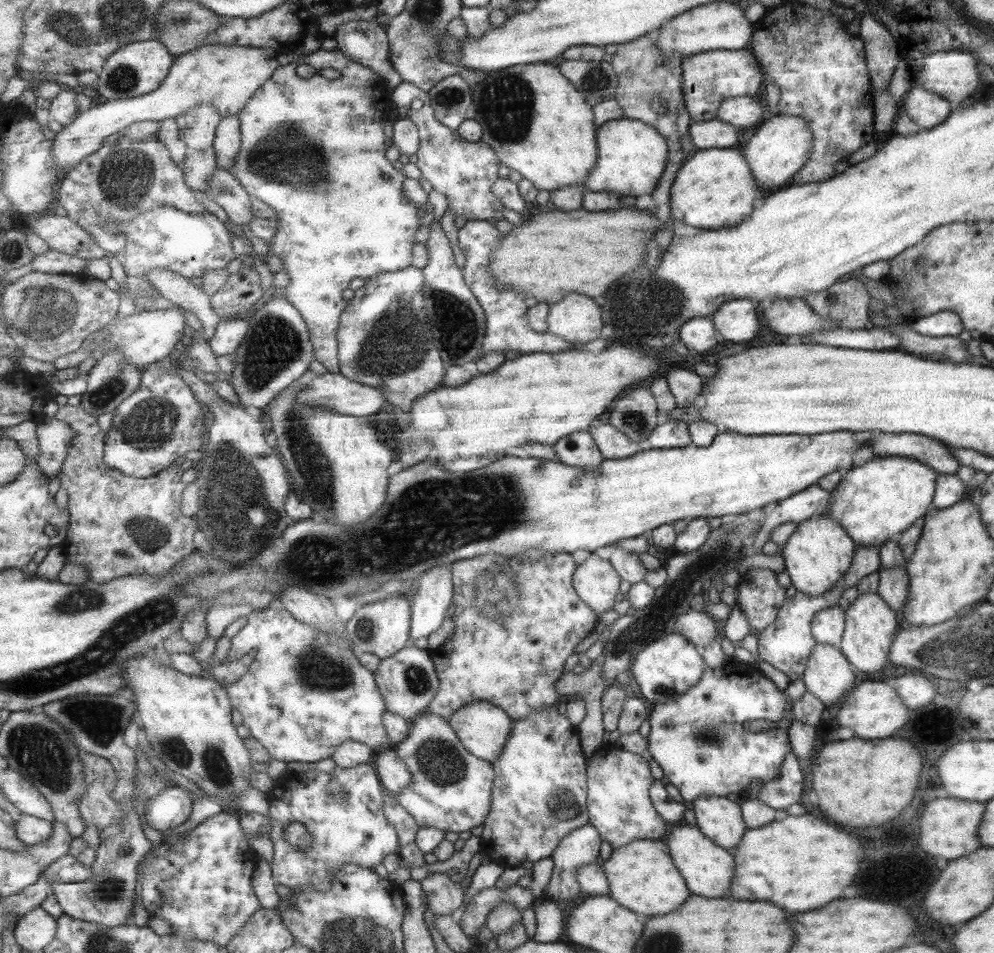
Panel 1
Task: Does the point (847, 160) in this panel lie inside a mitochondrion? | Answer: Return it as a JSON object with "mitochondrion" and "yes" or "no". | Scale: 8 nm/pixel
{"mitochondrion":"no"}

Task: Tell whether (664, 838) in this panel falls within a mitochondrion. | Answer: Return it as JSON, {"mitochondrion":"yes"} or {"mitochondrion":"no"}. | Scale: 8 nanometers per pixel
{"mitochondrion":"no"}

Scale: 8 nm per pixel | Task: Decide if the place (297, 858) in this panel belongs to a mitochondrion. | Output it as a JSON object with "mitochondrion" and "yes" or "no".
{"mitochondrion":"no"}

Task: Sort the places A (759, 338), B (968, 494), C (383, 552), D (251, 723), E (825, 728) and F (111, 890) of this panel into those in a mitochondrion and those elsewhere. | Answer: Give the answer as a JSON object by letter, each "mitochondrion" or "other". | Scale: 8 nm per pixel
{"A":"other","B":"other","C":"mitochondrion","D":"other","E":"other","F":"mitochondrion"}

